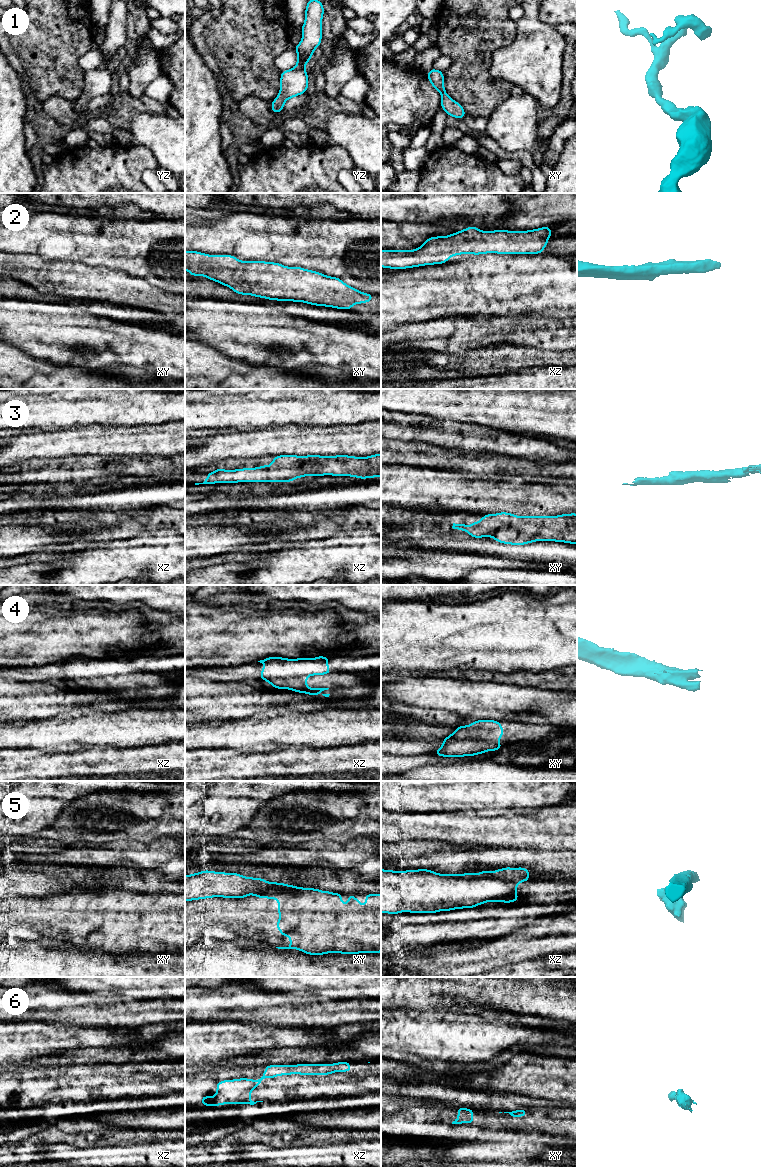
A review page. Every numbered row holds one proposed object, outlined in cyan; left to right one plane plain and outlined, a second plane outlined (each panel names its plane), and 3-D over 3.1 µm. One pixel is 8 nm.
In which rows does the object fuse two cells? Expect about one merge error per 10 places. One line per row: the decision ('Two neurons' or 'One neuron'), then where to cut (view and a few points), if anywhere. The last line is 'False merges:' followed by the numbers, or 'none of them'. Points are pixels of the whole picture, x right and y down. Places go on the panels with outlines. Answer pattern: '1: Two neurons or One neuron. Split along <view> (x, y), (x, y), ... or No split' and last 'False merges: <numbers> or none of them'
1: One neuron. No split
2: One neuron. No split
3: One neuron. No split
4: One neuron. No split
5: Two neurons. Split along xz (445, 874), (461, 877), (498, 877), (516, 884)
6: One neuron. No split
False merges: 5

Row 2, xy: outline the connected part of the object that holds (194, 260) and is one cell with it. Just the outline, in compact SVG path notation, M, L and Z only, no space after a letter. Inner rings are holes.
M185 251L185 270L190 272L189 276L204 276L212 281L229 287L238 295L252 295L268 300L303 302L315 306L351 310L354 304L371 302L374 297L374 295L363 293L345 284L338 277L330 277L320 272L304 269L299 266L287 267L275 262L241 261L233 255L209 255L198 251Z

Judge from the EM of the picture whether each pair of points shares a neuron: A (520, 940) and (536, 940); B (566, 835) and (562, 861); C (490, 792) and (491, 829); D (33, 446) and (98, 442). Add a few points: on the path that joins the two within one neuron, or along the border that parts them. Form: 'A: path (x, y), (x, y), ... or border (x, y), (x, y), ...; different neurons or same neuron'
A: path (524, 940), (532, 940); same neuron
B: border (540, 849), (566, 850); different neurons
C: border (468, 810), (483, 816), (499, 816), (514, 810); different neurons
D: path (49, 445), (70, 445), (82, 442); same neuron

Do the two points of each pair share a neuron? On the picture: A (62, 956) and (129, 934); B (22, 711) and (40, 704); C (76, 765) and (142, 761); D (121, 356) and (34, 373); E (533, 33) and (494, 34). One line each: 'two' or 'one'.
A: two
B: one
C: one
D: two
E: two

